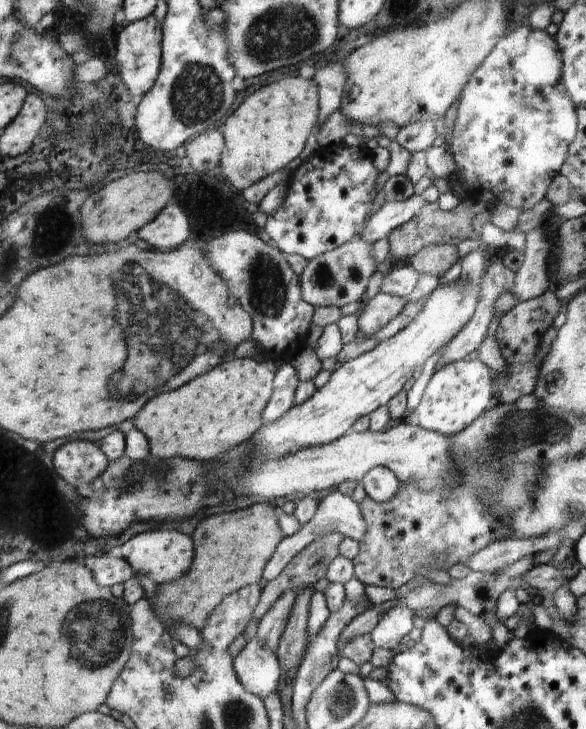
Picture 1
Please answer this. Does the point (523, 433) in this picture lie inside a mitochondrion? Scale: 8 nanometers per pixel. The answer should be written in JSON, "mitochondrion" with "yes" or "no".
{"mitochondrion":"yes"}

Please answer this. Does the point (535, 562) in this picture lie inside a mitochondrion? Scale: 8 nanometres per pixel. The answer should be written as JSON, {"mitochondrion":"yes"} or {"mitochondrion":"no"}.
{"mitochondrion":"no"}

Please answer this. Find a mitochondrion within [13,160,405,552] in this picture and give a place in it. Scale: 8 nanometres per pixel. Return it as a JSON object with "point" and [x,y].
{"point":[187,323]}

